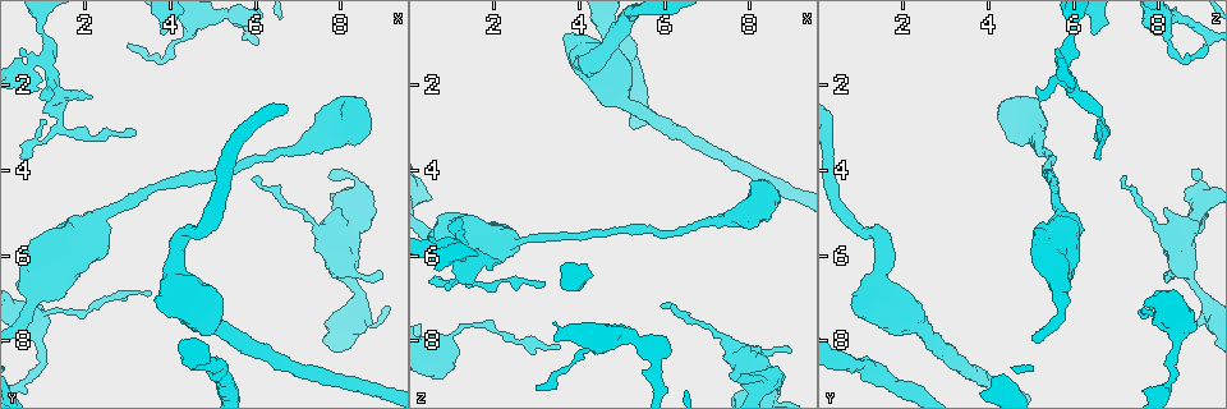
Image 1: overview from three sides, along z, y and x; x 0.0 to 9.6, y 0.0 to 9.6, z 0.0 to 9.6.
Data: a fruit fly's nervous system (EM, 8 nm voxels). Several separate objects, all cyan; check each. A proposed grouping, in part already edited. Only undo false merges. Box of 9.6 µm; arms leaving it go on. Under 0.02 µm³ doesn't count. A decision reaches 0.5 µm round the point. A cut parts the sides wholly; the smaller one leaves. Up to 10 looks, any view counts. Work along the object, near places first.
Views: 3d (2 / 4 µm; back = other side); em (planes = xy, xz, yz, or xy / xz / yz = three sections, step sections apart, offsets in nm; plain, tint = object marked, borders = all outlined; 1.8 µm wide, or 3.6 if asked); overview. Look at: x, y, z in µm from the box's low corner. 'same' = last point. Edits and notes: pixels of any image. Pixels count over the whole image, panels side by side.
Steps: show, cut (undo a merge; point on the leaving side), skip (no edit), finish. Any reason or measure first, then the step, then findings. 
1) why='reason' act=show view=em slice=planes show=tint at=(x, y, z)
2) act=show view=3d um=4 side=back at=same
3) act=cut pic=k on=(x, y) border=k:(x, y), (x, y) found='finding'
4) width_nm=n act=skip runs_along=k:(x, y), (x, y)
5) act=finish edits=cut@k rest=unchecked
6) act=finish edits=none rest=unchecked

why='sudden change in width' act=show view=em um=3.6 slice=planes show=tint at=(8.30, 2.60, 4.50)

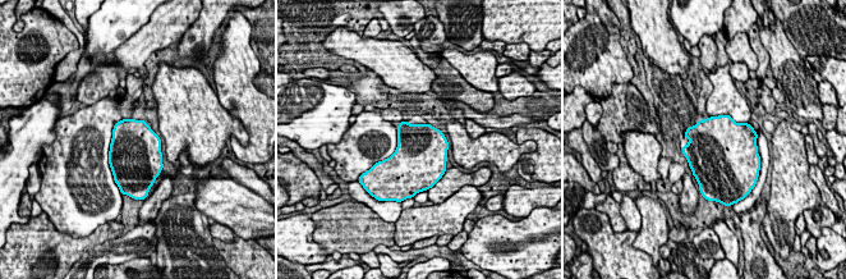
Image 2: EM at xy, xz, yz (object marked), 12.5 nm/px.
width_nm=650 act=skip found='continuous, no second neuron'

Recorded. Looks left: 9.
why='sudden change in width' act=show view=em slice=planes show=tint at=(4.25, 1.00, 8.25)

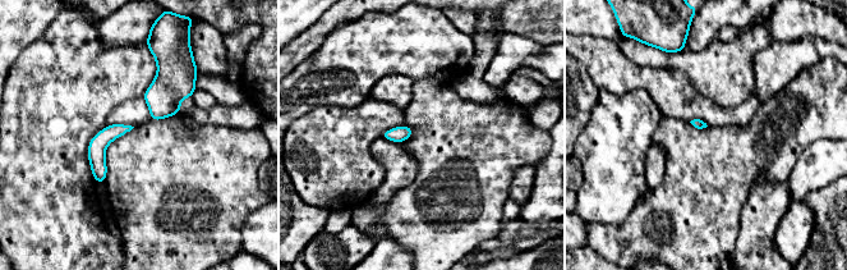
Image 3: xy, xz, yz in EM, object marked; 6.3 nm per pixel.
act=skip runs_along=3:(127, 128), (99, 146), (99, 179) found='all the same neuron'

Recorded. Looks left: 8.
why='sharp bend' act=show view=em um=3.6 slice=xz step=16 show=plain at=(4.40, 5.40, 1.45)

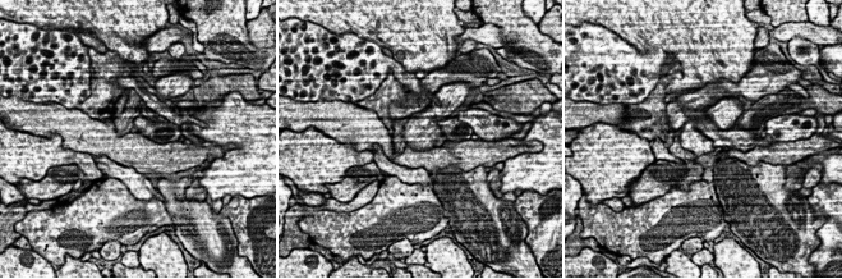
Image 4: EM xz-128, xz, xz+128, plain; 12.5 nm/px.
why='with the object marked' act=show view=em um=3.6 slice=xz step=16 show=tint at=same

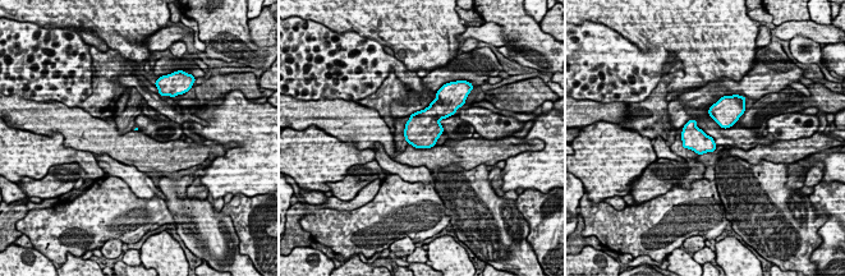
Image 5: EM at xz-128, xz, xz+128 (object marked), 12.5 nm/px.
act=skip found='all the same neuron'

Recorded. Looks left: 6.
why='sharp bend' act=show view=em slice=planes show=tint at=(1.40, 3.05, 6.65)

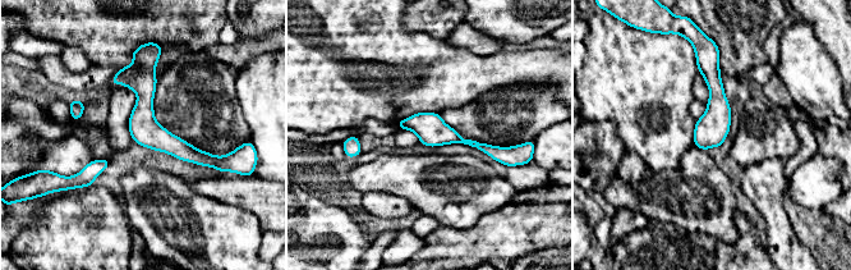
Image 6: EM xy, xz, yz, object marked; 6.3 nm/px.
width_nm=190 act=skip runs_along=6:(137, 58), (145, 119), (214, 164) found='all the same neuron'

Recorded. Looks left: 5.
act=finish edits=none rest=unchecked

